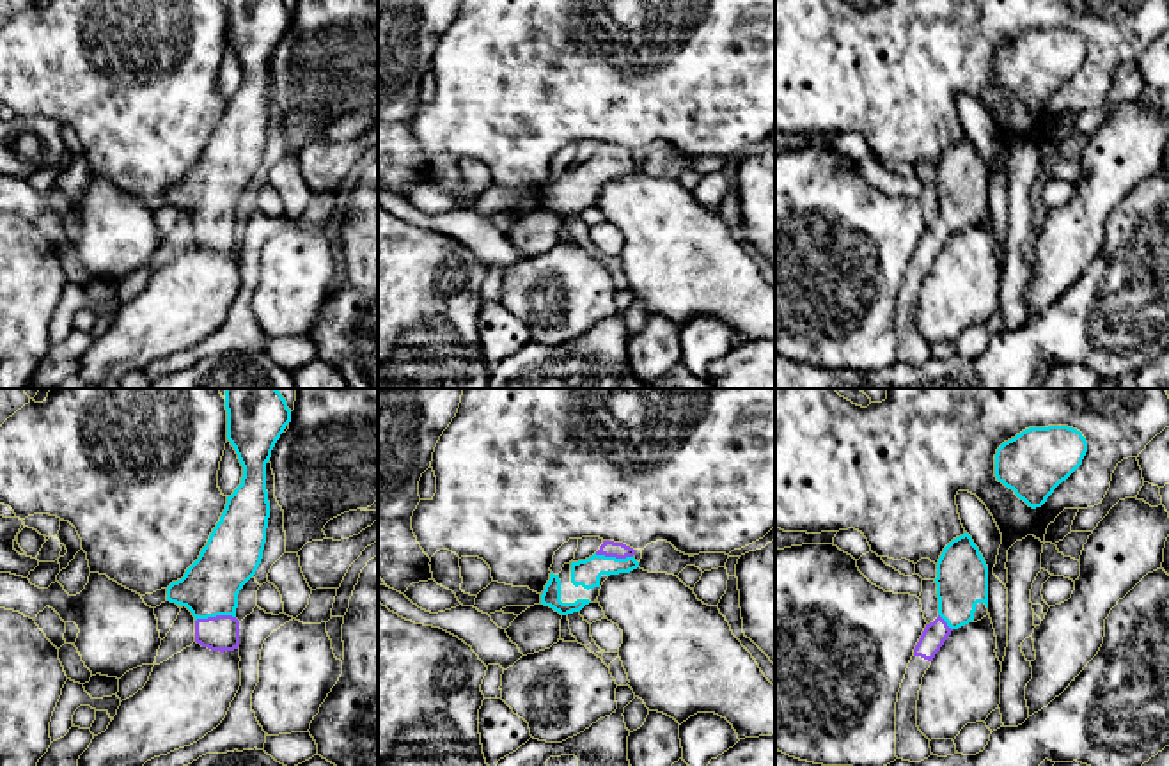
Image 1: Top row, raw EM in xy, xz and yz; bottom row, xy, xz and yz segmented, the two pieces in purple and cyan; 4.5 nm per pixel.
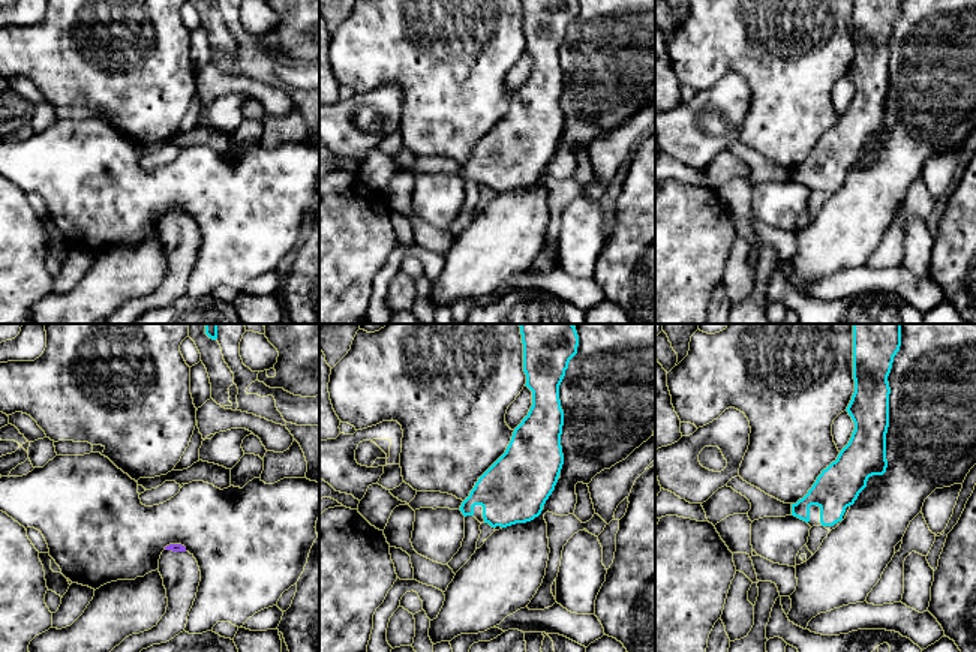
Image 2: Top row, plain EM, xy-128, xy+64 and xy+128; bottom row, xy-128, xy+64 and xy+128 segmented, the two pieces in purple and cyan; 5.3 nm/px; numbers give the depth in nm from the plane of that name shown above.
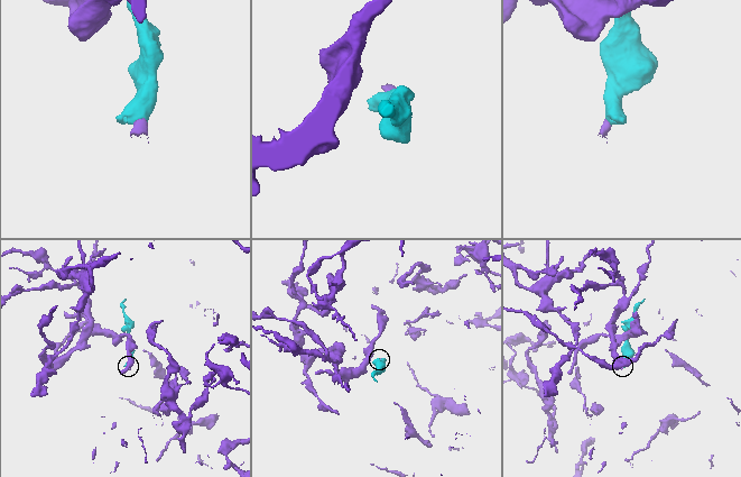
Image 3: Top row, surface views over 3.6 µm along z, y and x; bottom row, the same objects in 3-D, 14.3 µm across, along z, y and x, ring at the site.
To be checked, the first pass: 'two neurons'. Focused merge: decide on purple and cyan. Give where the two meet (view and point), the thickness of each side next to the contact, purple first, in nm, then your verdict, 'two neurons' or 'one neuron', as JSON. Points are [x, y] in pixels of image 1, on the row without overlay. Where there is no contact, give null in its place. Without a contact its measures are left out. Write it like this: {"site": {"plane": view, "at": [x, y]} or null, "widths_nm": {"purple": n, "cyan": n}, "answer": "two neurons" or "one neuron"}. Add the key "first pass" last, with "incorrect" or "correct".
{"site": {"plane": "xy", "at": [217, 218]}, "widths_nm": {"purple": 160, "cyan": 260}, "answer": "one neuron", "first pass": "incorrect"}

